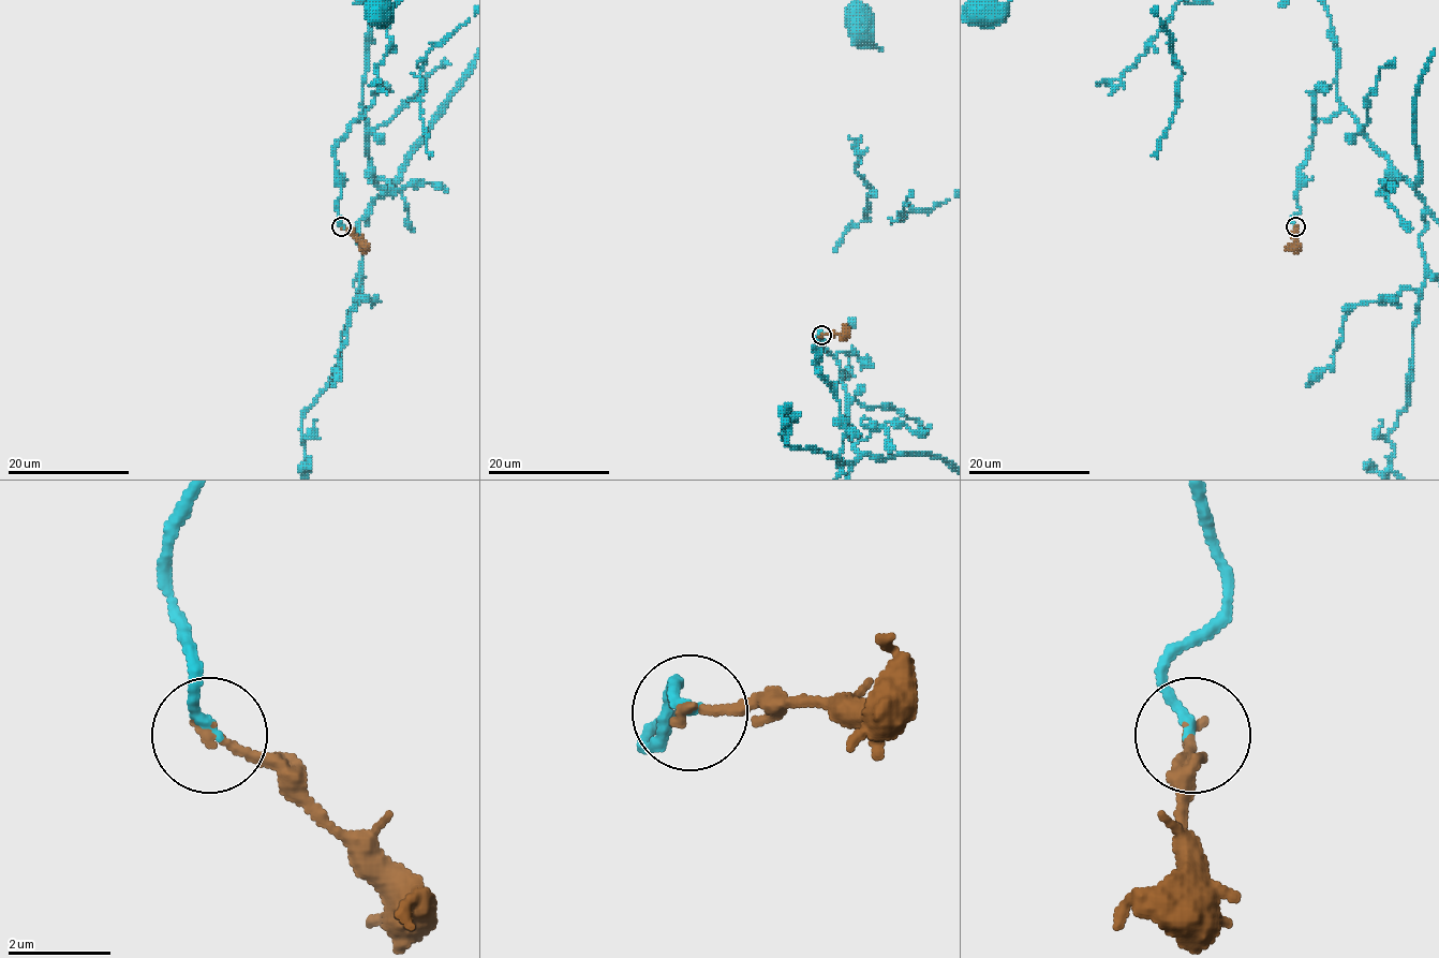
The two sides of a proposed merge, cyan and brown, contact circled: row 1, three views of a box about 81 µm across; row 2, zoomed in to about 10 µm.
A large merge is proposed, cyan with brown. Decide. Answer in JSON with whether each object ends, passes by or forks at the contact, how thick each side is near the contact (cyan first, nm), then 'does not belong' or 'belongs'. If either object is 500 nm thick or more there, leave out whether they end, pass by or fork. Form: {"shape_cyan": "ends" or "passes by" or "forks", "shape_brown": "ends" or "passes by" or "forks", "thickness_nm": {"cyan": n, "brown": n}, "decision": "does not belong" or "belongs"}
{"shape_cyan": "ends", "shape_brown": "ends", "thickness_nm": {"cyan": 200, "brown": 200}, "decision": "belongs"}

